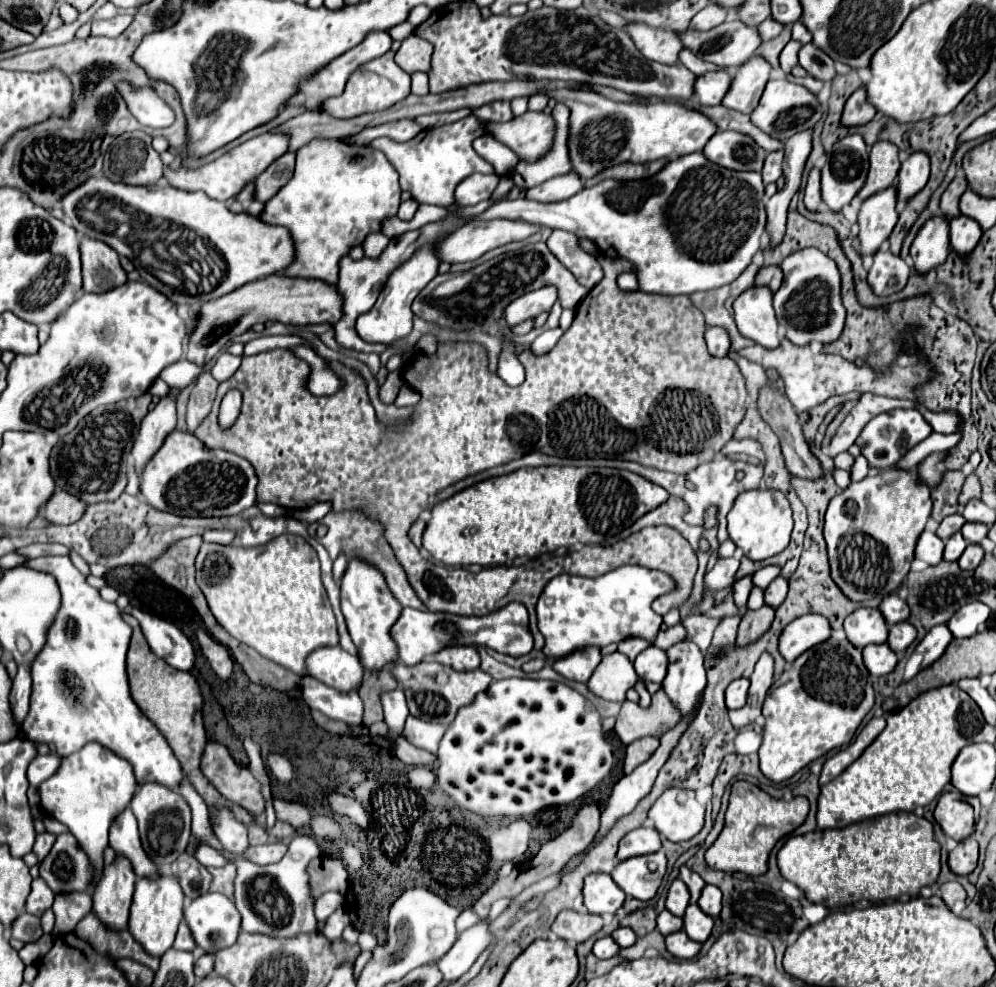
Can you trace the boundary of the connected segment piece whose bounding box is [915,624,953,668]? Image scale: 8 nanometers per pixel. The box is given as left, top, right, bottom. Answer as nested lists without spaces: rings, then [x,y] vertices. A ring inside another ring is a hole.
[[[945,624],[933,626],[933,630],[929,630],[929,634],[915,648],[919,654],[923,654],[923,668],[933,664],[945,652],[945,648],[949,646],[951,640],[953,640],[953,634]]]

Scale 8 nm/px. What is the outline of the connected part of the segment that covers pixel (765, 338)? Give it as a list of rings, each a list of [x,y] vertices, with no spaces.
[[[751,286],[733,302],[739,332],[753,342],[775,348],[779,346],[779,328],[773,310],[773,292],[769,286]]]

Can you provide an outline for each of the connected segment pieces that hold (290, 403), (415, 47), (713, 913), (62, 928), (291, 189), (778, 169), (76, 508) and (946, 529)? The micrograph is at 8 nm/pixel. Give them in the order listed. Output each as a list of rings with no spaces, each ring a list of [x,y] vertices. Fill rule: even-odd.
[[[599,256],[599,262],[605,270],[605,276],[603,280],[581,300],[581,308],[575,312],[575,320],[571,324],[571,328],[561,336],[561,340],[557,342],[557,346],[545,354],[545,356],[533,356],[531,350],[523,350],[519,352],[519,360],[521,364],[525,366],[525,382],[517,388],[511,388],[507,386],[505,382],[501,382],[501,378],[497,374],[491,374],[487,372],[487,352],[483,346],[475,344],[475,342],[463,342],[463,344],[439,344],[439,350],[437,354],[433,356],[425,356],[425,354],[419,354],[419,356],[413,356],[409,360],[409,364],[405,366],[403,370],[403,380],[419,390],[421,394],[421,400],[419,404],[415,406],[415,420],[413,424],[401,428],[401,430],[385,430],[379,420],[375,418],[375,410],[369,402],[369,396],[367,396],[367,388],[365,388],[365,382],[359,374],[355,374],[353,370],[347,370],[345,366],[341,364],[333,364],[333,368],[339,368],[337,372],[345,378],[345,388],[341,392],[337,392],[335,396],[327,396],[327,398],[319,398],[319,396],[313,396],[307,392],[305,388],[305,378],[309,374],[309,364],[305,360],[299,360],[291,350],[285,350],[285,348],[275,348],[275,350],[267,350],[267,352],[261,352],[261,354],[255,354],[255,356],[249,356],[249,358],[243,358],[243,364],[239,366],[239,370],[225,382],[219,384],[219,390],[217,390],[217,398],[213,402],[213,410],[211,414],[201,422],[201,426],[195,430],[195,436],[205,442],[207,448],[223,448],[227,452],[233,452],[245,460],[249,460],[257,472],[257,478],[259,478],[259,484],[257,484],[257,502],[259,504],[274,503],[283,508],[307,508],[307,506],[313,506],[315,502],[323,502],[323,500],[331,500],[333,502],[333,510],[343,510],[343,508],[363,508],[371,518],[379,518],[383,524],[385,524],[385,538],[389,538],[389,544],[393,546],[395,554],[397,554],[397,560],[401,562],[401,566],[405,566],[405,572],[409,574],[409,580],[413,582],[413,588],[417,590],[419,598],[425,602],[425,606],[431,610],[431,612],[449,612],[449,614],[457,614],[457,616],[485,616],[485,614],[491,614],[491,612],[497,612],[501,610],[503,606],[507,606],[509,602],[521,602],[525,604],[525,608],[529,610],[529,616],[532,618],[532,629],[531,633],[533,638],[535,638],[535,648],[541,650],[543,648],[543,636],[537,628],[537,616],[535,616],[535,604],[543,592],[543,588],[547,586],[547,582],[559,574],[579,574],[579,576],[587,576],[587,578],[597,578],[597,576],[603,576],[619,566],[627,566],[627,564],[637,564],[637,566],[647,566],[647,568],[657,568],[657,570],[663,570],[667,574],[671,574],[679,584],[677,584],[677,592],[673,594],[667,594],[665,598],[659,600],[659,616],[665,616],[671,608],[679,608],[681,604],[685,604],[689,598],[691,598],[691,590],[693,590],[693,578],[697,574],[697,554],[695,550],[691,548],[691,544],[679,534],[675,532],[673,528],[667,528],[667,526],[657,526],[657,528],[645,528],[637,534],[631,534],[629,538],[625,540],[619,540],[611,546],[583,546],[581,550],[577,552],[569,552],[567,556],[553,556],[551,560],[547,562],[527,562],[527,564],[521,564],[521,566],[497,566],[497,568],[487,568],[487,570],[481,570],[481,572],[469,572],[469,570],[463,570],[463,568],[439,568],[435,566],[433,562],[425,560],[419,550],[413,546],[413,542],[409,540],[407,532],[409,528],[413,526],[413,522],[419,518],[419,514],[423,510],[429,508],[429,498],[437,496],[441,490],[445,490],[447,486],[453,486],[455,482],[467,478],[467,476],[475,476],[487,468],[495,468],[495,466],[503,466],[515,458],[521,458],[529,452],[543,452],[543,454],[549,454],[549,456],[559,456],[559,458],[611,458],[611,460],[703,460],[703,462],[711,462],[715,456],[719,456],[721,448],[733,438],[733,432],[735,432],[735,426],[741,422],[741,418],[745,416],[745,398],[747,398],[747,390],[745,390],[745,378],[741,376],[739,372],[739,366],[731,360],[731,358],[715,358],[715,356],[709,356],[707,352],[707,346],[705,346],[705,316],[703,312],[691,302],[689,296],[677,296],[677,298],[661,298],[657,294],[645,294],[645,292],[627,292],[627,290],[621,290],[617,286],[617,274],[625,272],[625,270],[631,270],[629,262],[617,258],[617,260],[611,260],[611,258],[605,258],[605,256]],[[229,390],[239,390],[243,394],[243,406],[241,406],[241,414],[235,422],[233,428],[229,430],[221,430],[219,424],[217,424],[217,412],[219,412],[219,402],[221,398],[229,392]]]
[[[411,34],[401,42],[401,48],[395,54],[395,62],[409,74],[429,72],[431,70],[431,44]]]
[[[707,884],[703,888],[703,894],[701,894],[701,898],[699,898],[697,904],[701,906],[701,910],[705,914],[709,914],[711,918],[717,918],[719,912],[721,912],[721,890],[717,886]]]
[[[59,894],[55,896],[55,936],[69,934],[75,930],[77,922],[91,910],[91,894]]]
[[[341,140],[309,142],[297,150],[295,174],[267,204],[261,218],[269,224],[279,224],[289,228],[297,246],[297,262],[285,270],[287,276],[309,276],[319,278],[329,284],[337,282],[339,260],[351,250],[351,246],[361,244],[367,234],[381,230],[381,220],[395,216],[401,204],[399,174],[393,170],[391,162],[379,150],[369,146],[349,146]]]
[[[784,149],[777,152],[771,152],[767,158],[765,158],[765,166],[763,166],[763,182],[769,184],[769,182],[777,182],[777,178],[783,175]]]
[[[55,490],[53,500],[49,500],[47,506],[43,506],[41,516],[47,518],[51,524],[73,524],[83,518],[85,508],[87,504],[75,498],[73,494],[65,490]]]
[[[951,514],[951,516],[945,516],[937,528],[937,536],[941,540],[947,540],[951,538],[951,534],[957,534],[961,530],[961,526],[965,524],[965,518],[961,514]]]

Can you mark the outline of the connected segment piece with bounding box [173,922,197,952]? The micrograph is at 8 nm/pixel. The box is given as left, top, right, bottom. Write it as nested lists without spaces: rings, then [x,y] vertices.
[[[181,922],[173,946],[175,946],[177,950],[191,950],[191,952],[197,948],[197,946],[195,946],[195,940],[193,940],[193,934],[191,934],[191,930],[189,930],[189,926],[187,926],[187,922]]]

